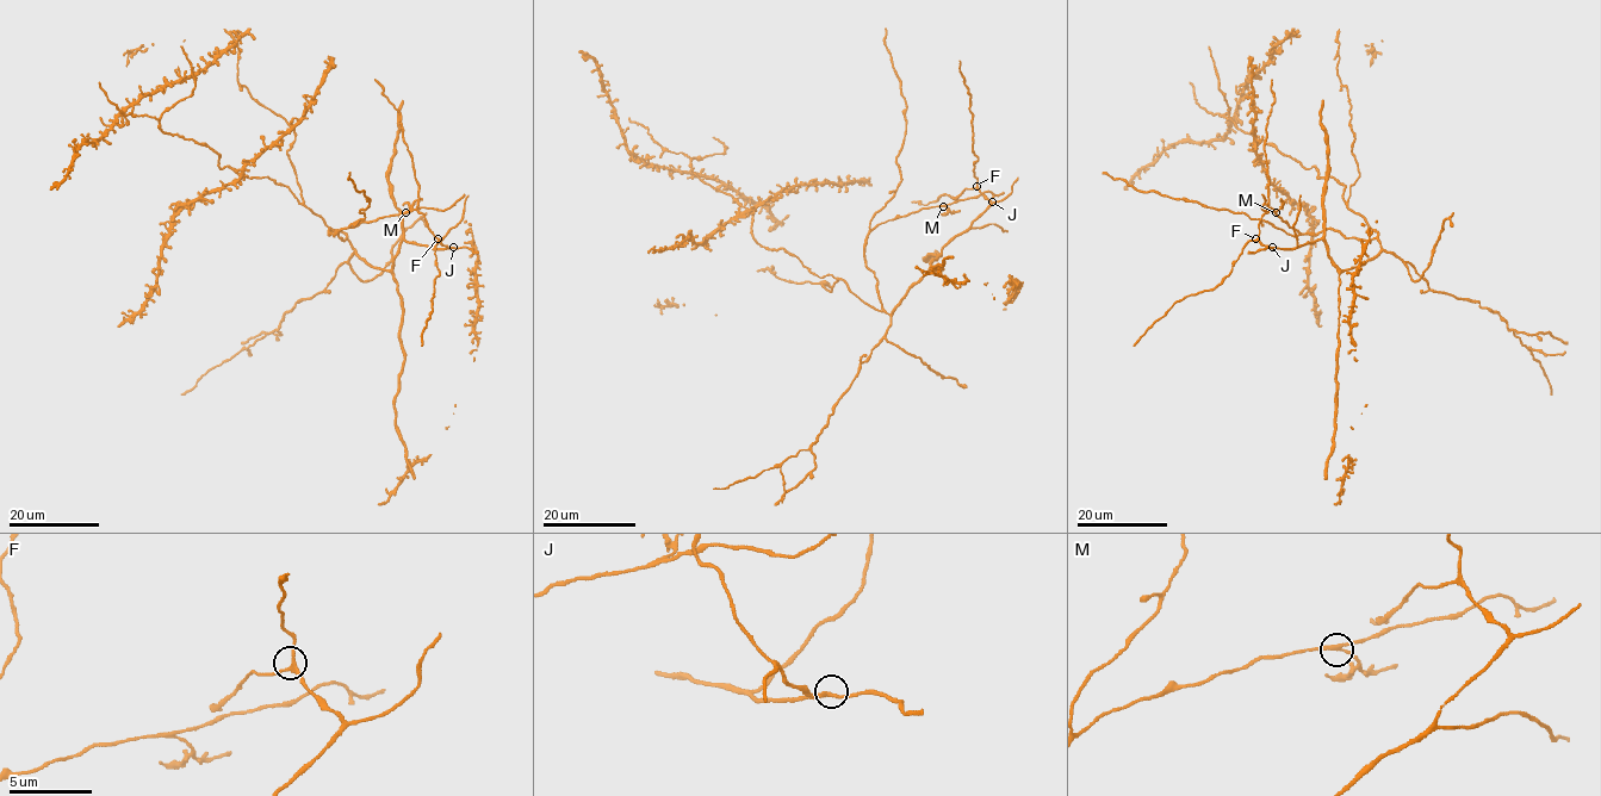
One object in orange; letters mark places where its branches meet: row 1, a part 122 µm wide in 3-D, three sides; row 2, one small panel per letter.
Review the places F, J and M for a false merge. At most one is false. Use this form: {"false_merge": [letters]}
{"false_merge": ["M"]}

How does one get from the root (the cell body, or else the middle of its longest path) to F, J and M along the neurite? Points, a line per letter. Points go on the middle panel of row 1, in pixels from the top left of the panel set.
F: (900, 302), (929, 271), (942, 249), (990, 203), (976, 186)
J: (900, 302), (929, 271), (942, 249), (992, 201)
M: (900, 302), (889, 313), (881, 306), (877, 279), (866, 265), (867, 235), (880, 224), (899, 216), (943, 206)

